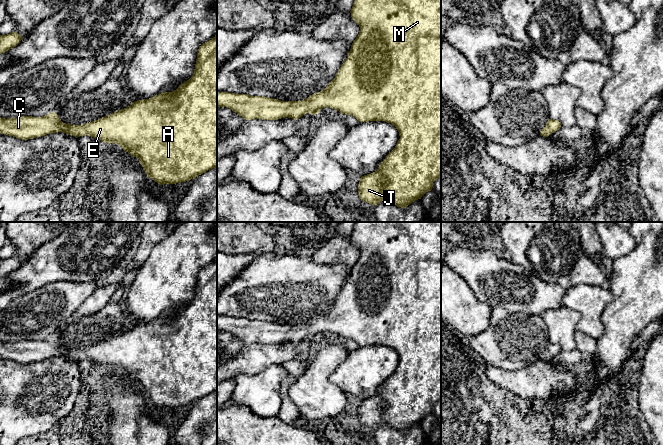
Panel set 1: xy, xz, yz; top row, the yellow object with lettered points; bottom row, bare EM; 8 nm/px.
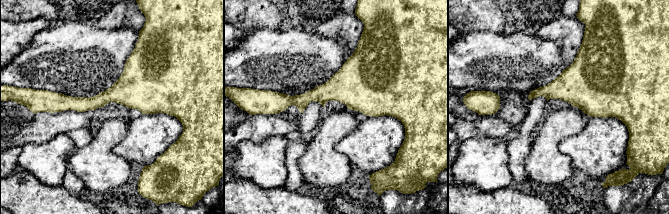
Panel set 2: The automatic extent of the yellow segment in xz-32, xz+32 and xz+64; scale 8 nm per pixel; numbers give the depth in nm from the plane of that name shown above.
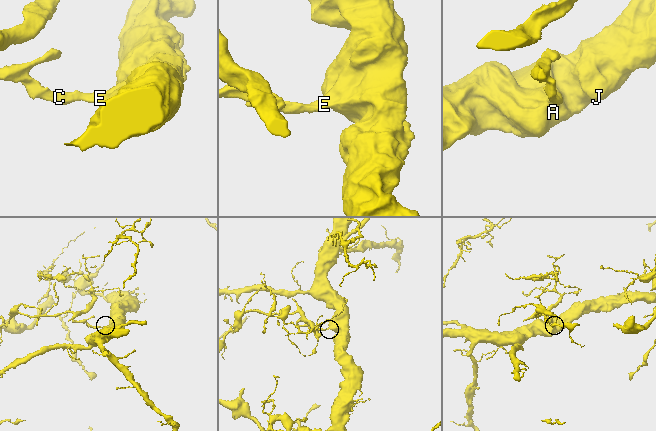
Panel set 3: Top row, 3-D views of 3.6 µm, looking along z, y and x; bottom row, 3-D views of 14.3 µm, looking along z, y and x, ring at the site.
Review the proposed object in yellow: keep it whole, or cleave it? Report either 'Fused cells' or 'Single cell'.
Single cell

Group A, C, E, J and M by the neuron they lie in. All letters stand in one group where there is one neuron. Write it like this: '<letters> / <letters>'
A C E J M

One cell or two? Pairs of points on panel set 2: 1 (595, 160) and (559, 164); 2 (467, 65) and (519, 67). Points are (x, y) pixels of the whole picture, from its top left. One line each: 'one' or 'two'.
1: two
2: one

